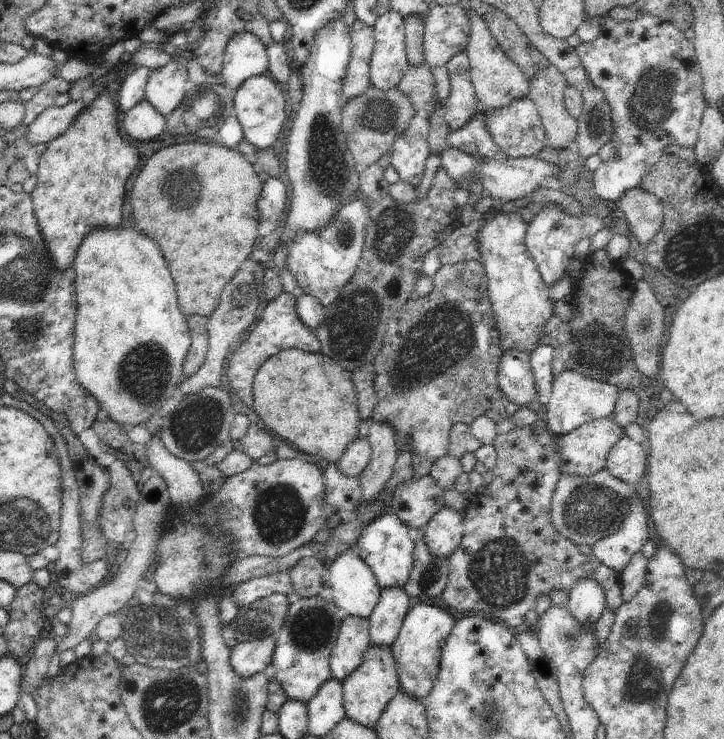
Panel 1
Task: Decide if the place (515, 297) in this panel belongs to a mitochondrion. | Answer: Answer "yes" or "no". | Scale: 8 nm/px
no

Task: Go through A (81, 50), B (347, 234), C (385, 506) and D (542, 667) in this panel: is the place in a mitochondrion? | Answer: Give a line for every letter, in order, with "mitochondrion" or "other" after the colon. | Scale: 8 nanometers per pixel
A: other
B: mitochondrion
C: other
D: mitochondrion

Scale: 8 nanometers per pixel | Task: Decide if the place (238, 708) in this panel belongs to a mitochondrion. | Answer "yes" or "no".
yes

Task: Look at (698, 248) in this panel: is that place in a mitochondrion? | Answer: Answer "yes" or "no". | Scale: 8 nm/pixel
yes

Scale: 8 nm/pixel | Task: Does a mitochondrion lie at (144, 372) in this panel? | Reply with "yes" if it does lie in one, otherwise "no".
yes

